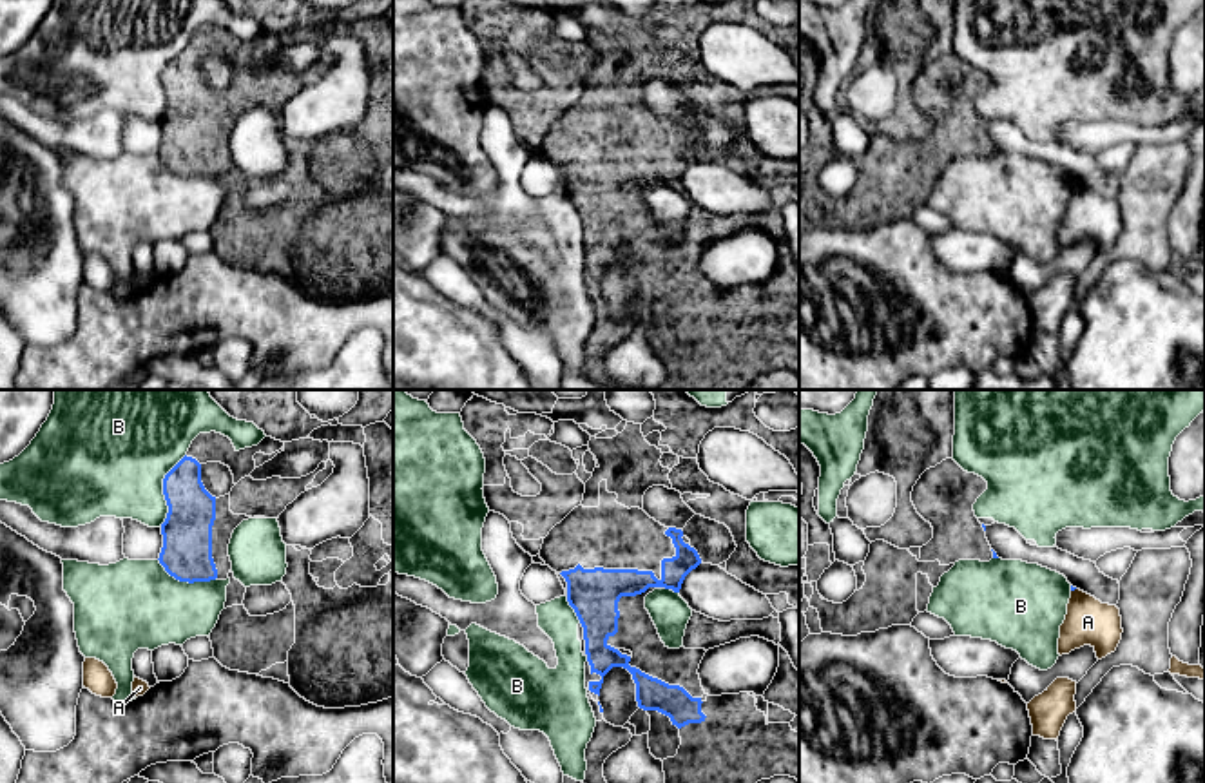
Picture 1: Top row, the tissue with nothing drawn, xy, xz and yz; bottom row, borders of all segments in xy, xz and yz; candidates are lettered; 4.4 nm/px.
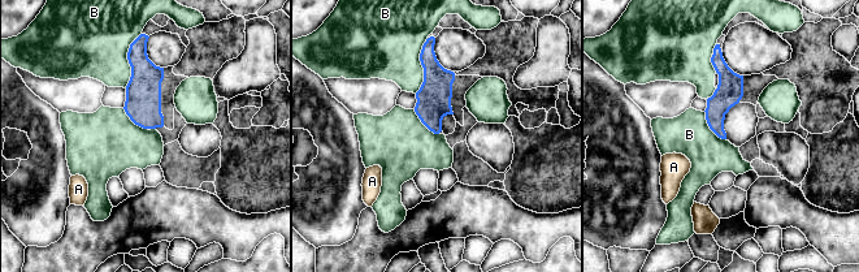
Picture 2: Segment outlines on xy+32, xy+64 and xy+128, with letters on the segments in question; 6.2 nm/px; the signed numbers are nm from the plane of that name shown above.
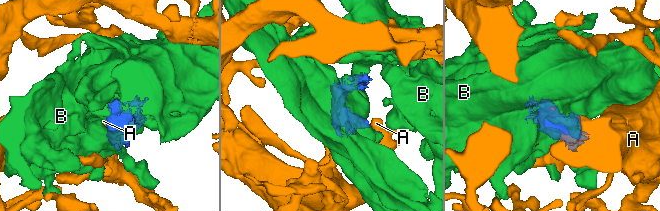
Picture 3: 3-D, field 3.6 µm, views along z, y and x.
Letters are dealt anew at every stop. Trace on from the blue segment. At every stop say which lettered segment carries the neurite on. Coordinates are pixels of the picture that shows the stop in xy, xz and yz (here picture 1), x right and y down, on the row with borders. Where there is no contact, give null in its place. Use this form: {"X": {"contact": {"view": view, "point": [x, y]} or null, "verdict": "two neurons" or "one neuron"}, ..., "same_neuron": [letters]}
{"A": {"contact": {"view": "yz", "point": [1073, 589]}, "verdict": "two neurons"}, "B": {"contact": {"view": "xy", "point": [163, 490]}, "verdict": "two neurons"}, "same_neuron": []}

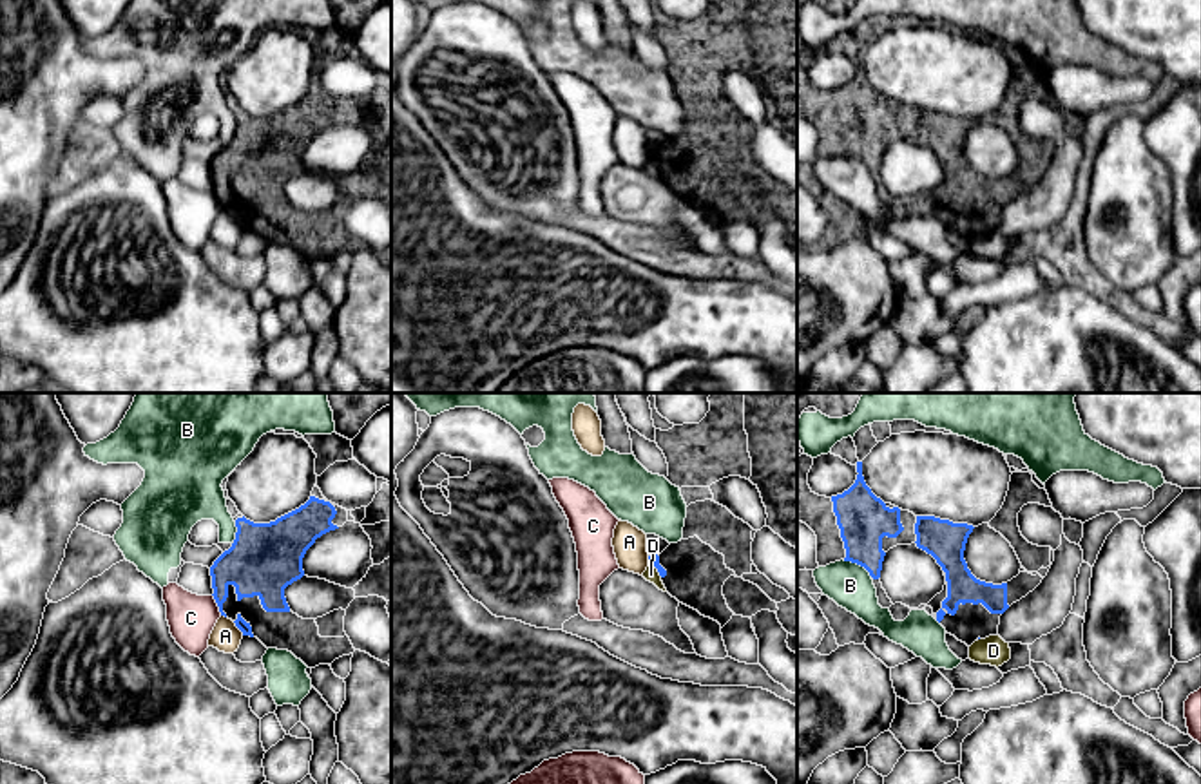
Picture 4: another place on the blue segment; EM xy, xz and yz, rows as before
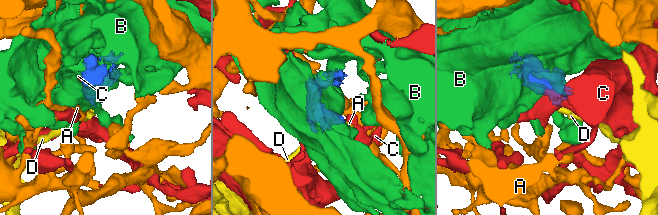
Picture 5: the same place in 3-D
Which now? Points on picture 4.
{"A": {"contact": {"view": "xy", "point": [238, 627]}, "verdict": "two neurons"}, "B": {"contact": {"view": "yz", "point": [857, 564]}, "verdict": "two neurons"}, "C": {"contact": {"view": "xy", "point": [218, 605]}, "verdict": "two neurons"}, "D": {"contact": {"view": "xz", "point": [656, 567]}, "verdict": "two neurons"}, "same_neuron": []}

